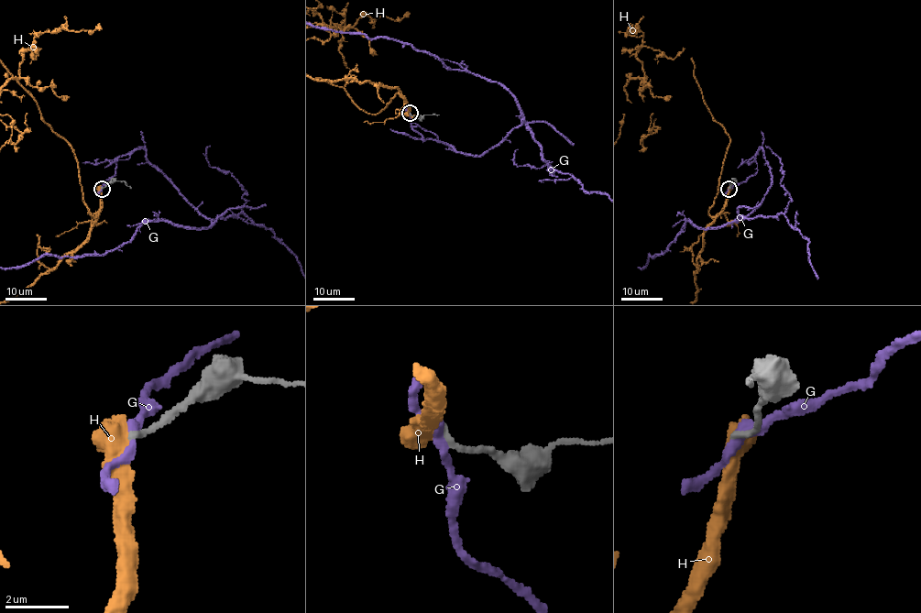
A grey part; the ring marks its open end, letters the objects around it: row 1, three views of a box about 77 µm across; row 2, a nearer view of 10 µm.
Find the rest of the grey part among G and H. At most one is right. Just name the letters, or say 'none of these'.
none of these

